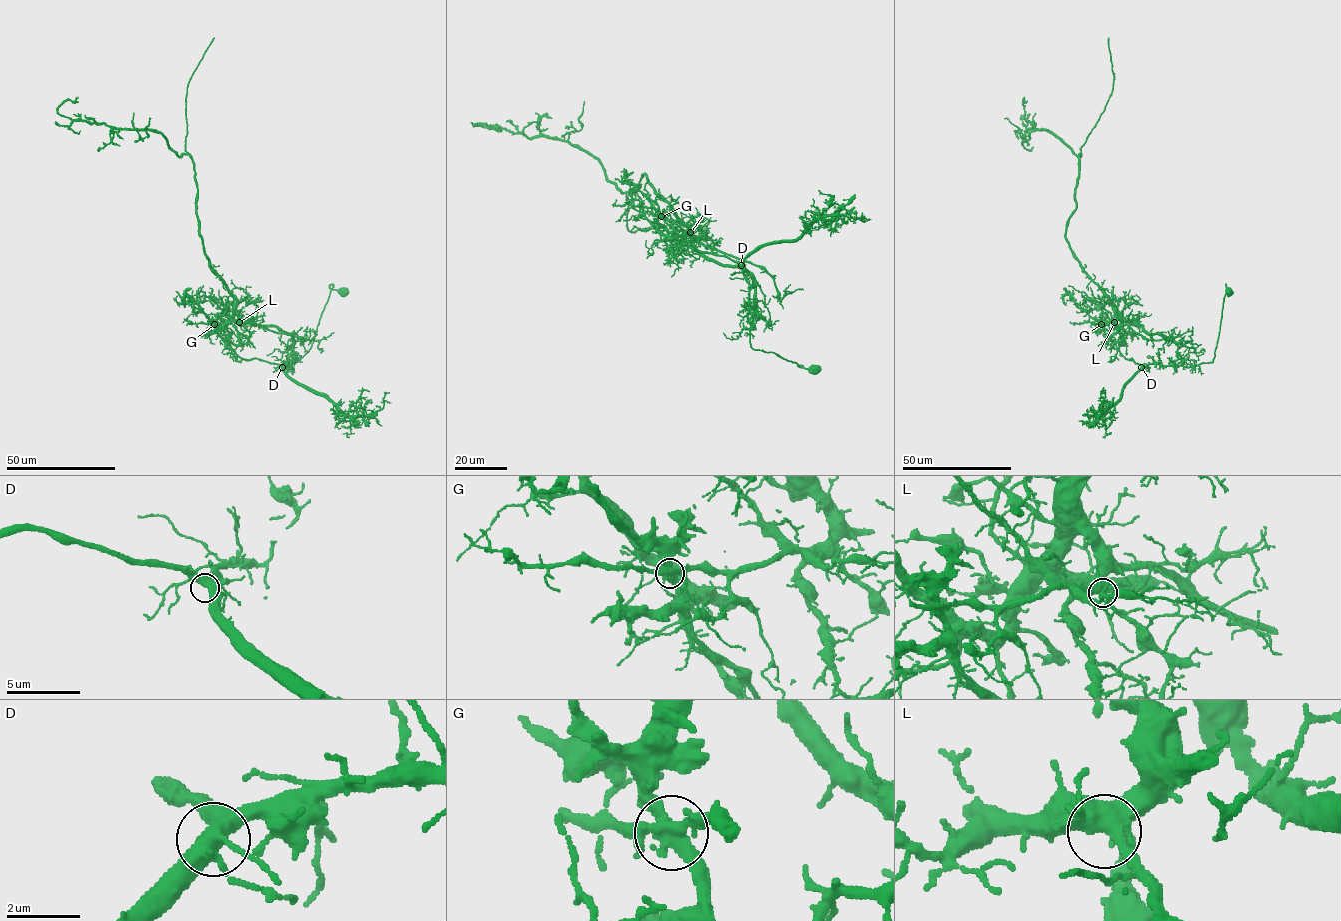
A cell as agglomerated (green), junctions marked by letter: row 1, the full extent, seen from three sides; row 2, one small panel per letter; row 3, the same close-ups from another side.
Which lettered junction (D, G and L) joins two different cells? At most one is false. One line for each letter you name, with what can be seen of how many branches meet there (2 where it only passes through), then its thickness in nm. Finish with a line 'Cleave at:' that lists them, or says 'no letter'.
G: 4 branches meet; 460 nm thick
Cleave at: G

